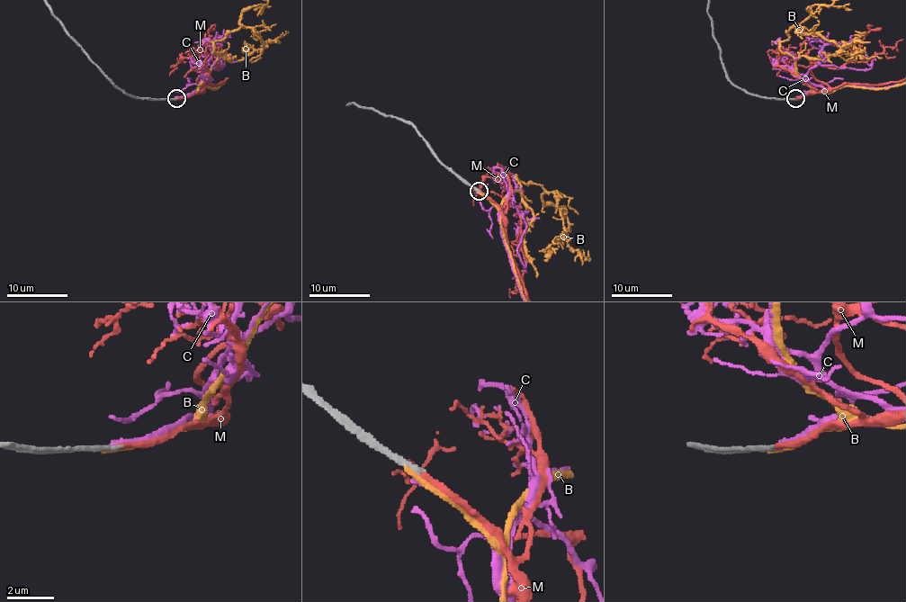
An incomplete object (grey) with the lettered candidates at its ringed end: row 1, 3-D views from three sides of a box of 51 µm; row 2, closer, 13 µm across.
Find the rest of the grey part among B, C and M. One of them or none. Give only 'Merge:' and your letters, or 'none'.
Merge: M

